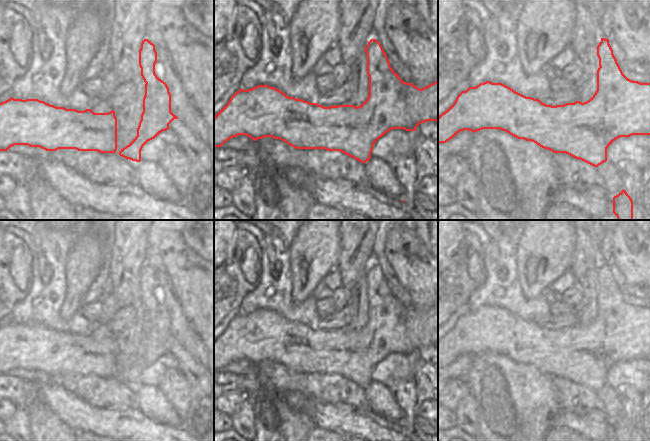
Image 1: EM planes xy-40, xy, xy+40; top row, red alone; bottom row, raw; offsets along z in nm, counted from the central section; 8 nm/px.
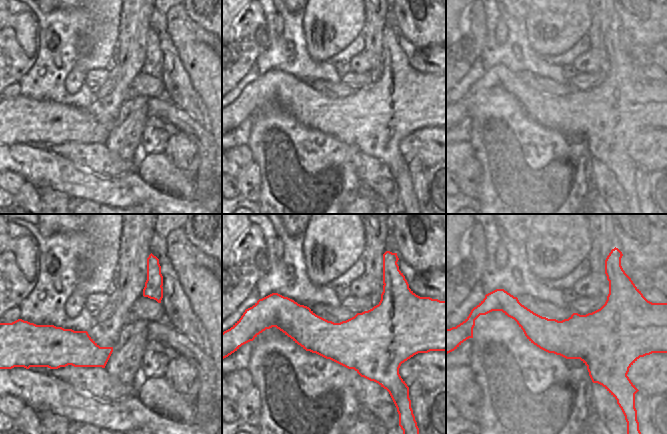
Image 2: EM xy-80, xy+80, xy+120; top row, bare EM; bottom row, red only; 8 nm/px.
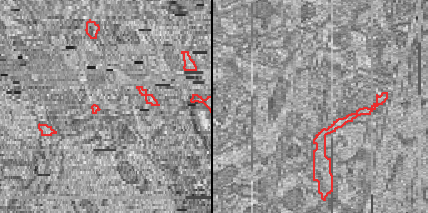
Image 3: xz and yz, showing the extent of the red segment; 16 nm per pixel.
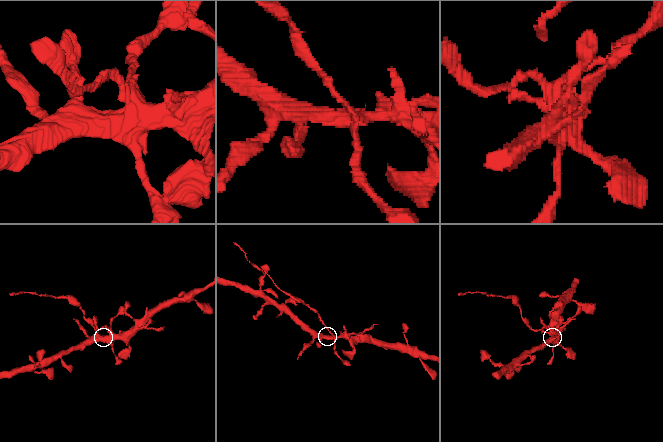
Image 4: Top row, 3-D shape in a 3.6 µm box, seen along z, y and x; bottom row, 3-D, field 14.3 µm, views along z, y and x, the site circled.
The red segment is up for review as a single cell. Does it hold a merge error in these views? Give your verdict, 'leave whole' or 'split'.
split

